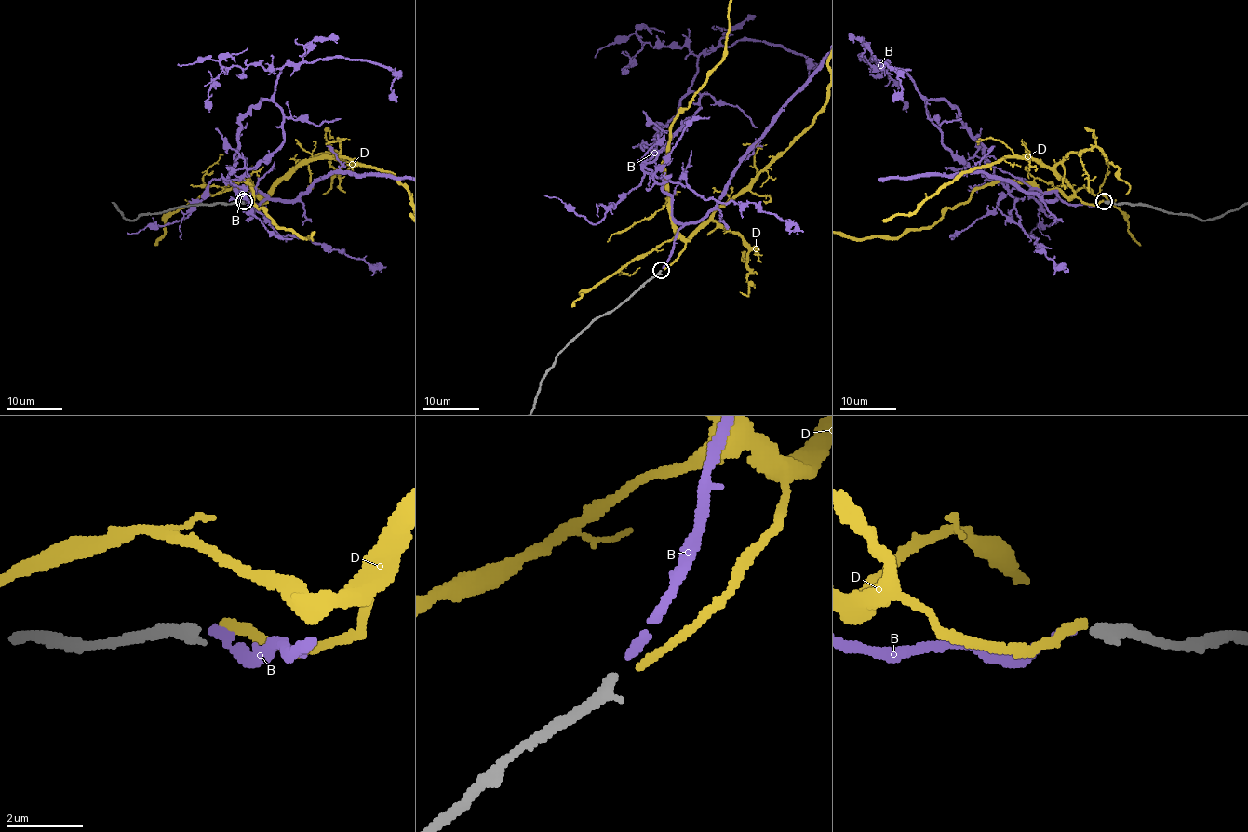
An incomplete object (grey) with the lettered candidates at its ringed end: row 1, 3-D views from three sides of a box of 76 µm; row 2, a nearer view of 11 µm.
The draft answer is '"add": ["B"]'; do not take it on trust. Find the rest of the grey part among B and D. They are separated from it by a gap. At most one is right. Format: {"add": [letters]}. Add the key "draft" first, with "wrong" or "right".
{"draft": "right", "add": ["B"]}

